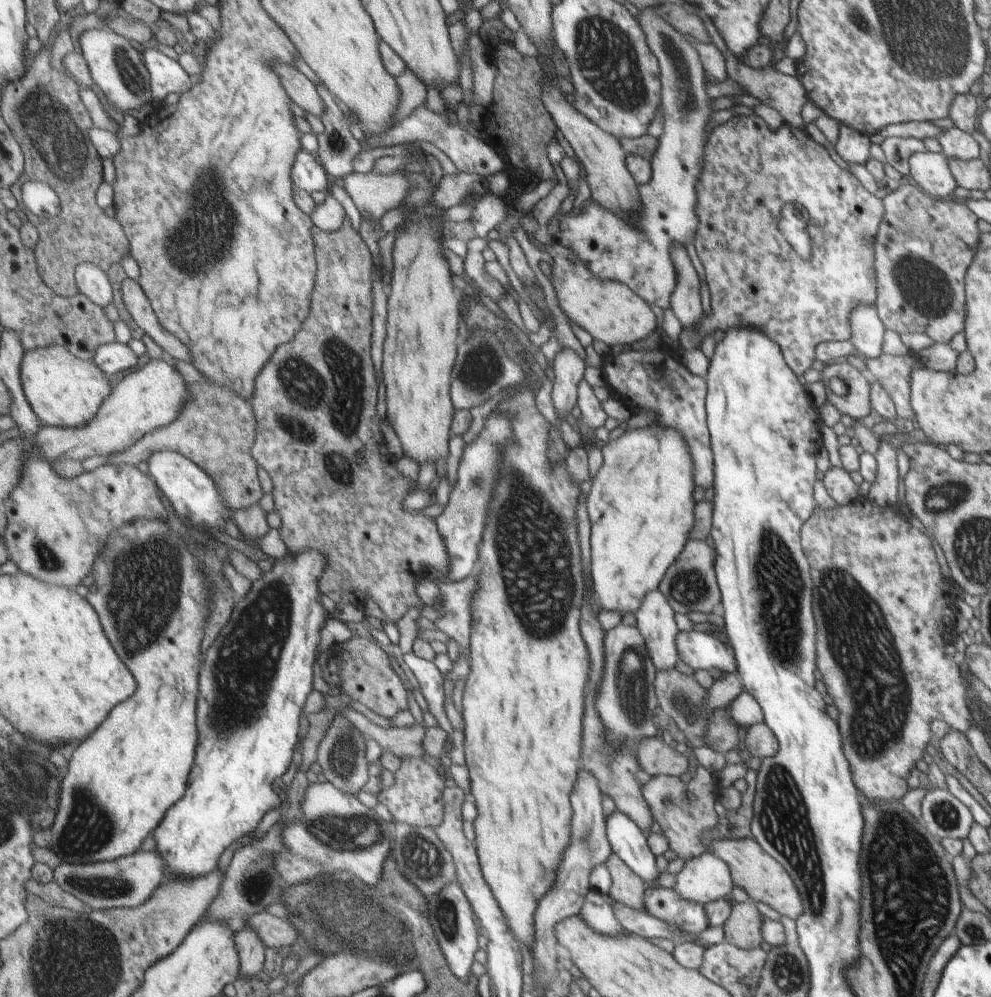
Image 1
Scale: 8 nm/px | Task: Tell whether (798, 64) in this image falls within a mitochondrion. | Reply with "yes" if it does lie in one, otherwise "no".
no

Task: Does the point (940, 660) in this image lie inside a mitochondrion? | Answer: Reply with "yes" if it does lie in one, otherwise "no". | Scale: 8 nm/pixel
no

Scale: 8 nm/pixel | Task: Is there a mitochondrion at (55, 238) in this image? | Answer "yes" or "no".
no

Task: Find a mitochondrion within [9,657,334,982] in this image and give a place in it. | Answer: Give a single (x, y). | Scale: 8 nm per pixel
(85, 832)

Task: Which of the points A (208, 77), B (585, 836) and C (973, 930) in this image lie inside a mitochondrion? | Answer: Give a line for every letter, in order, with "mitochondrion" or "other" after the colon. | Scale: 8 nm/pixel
A: other
B: mitochondrion
C: mitochondrion

